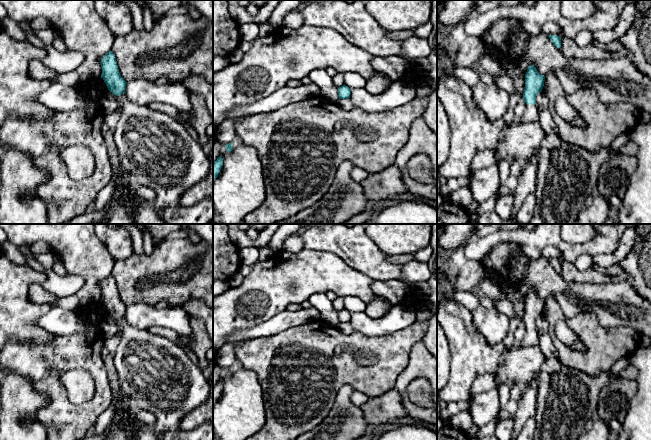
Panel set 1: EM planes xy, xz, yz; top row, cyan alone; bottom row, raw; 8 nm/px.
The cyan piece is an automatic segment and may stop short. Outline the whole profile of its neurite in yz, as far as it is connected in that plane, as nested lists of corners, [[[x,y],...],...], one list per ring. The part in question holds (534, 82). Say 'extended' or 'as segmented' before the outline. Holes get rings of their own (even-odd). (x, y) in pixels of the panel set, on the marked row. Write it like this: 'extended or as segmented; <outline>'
extended; [[[530,65],[525,74],[525,87],[523,100],[526,108],[523,116],[520,118],[524,123],[534,122],[538,119],[539,114],[536,106],[536,96],[542,91],[545,76],[538,73],[534,65]]]

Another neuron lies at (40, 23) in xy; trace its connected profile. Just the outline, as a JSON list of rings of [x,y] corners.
[[[38,17],[36,19],[33,19],[29,22],[29,25],[32,33],[50,27],[49,22],[45,17]]]

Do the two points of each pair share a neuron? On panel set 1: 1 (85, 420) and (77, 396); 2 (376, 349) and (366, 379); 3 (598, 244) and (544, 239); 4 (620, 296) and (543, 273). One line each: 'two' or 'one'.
1: two
2: one
3: one
4: one

